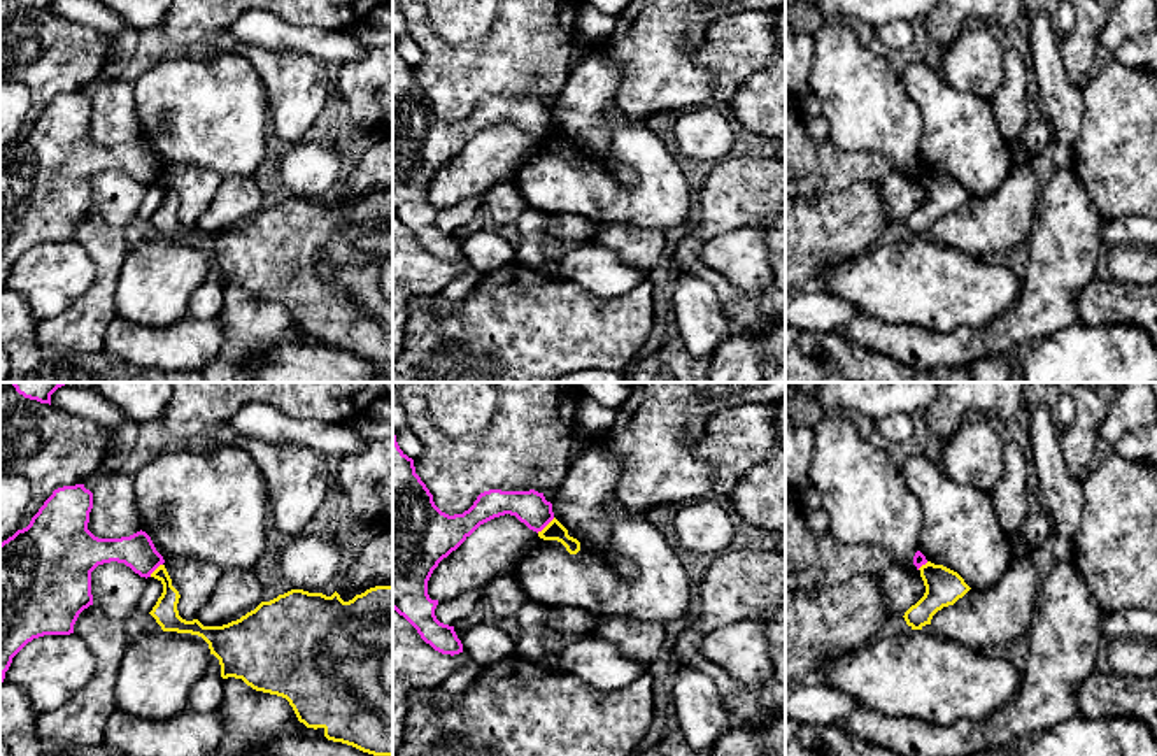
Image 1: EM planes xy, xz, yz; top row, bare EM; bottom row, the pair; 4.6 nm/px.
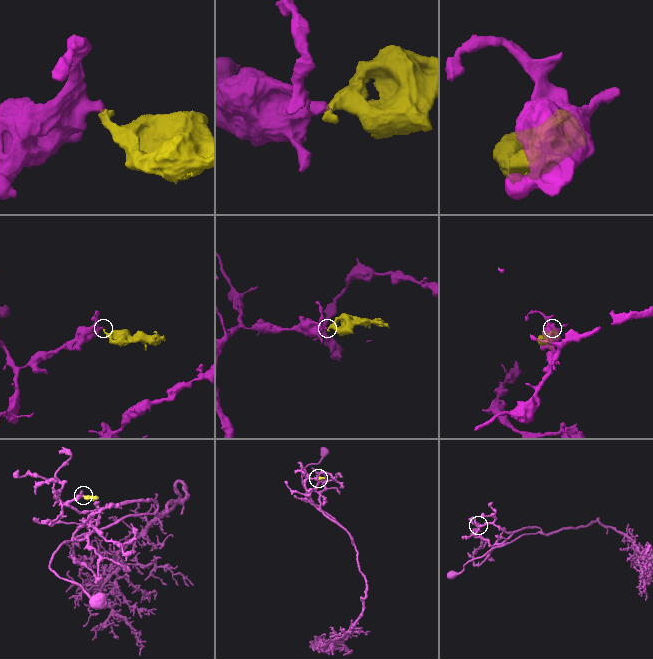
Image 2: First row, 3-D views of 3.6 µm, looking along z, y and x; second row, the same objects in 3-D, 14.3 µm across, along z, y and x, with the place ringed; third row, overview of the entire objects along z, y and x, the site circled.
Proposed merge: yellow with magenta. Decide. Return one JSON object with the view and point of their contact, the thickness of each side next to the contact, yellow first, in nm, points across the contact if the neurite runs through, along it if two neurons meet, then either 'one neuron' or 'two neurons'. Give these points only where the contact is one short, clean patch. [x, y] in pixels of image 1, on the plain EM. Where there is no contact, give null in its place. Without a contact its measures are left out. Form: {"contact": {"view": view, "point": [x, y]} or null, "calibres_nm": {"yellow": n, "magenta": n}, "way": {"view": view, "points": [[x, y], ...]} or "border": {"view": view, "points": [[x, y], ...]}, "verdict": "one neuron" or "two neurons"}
{"contact": {"view": "xz", "point": [547, 132]}, "calibres_nm": {"yellow": 90, "magenta": 160}, "border": {"view": "xz", "points": [[554, 125], [537, 139]]}, "verdict": "two neurons"}

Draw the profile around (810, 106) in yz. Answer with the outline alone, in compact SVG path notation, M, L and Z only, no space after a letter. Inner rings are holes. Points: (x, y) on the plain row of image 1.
M808 91L805 96L799 98L799 111L805 121L820 116L822 105L819 96Z

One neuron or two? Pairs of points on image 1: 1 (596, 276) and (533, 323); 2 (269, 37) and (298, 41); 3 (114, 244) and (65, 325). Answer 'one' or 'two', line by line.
1: two
2: one
3: one

